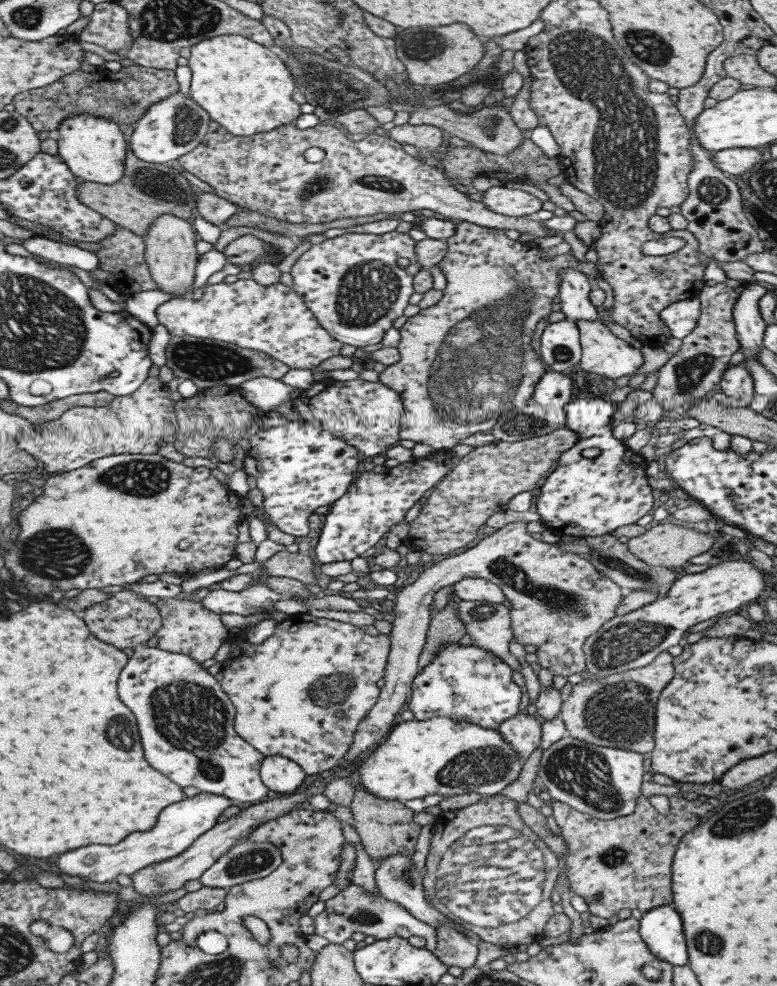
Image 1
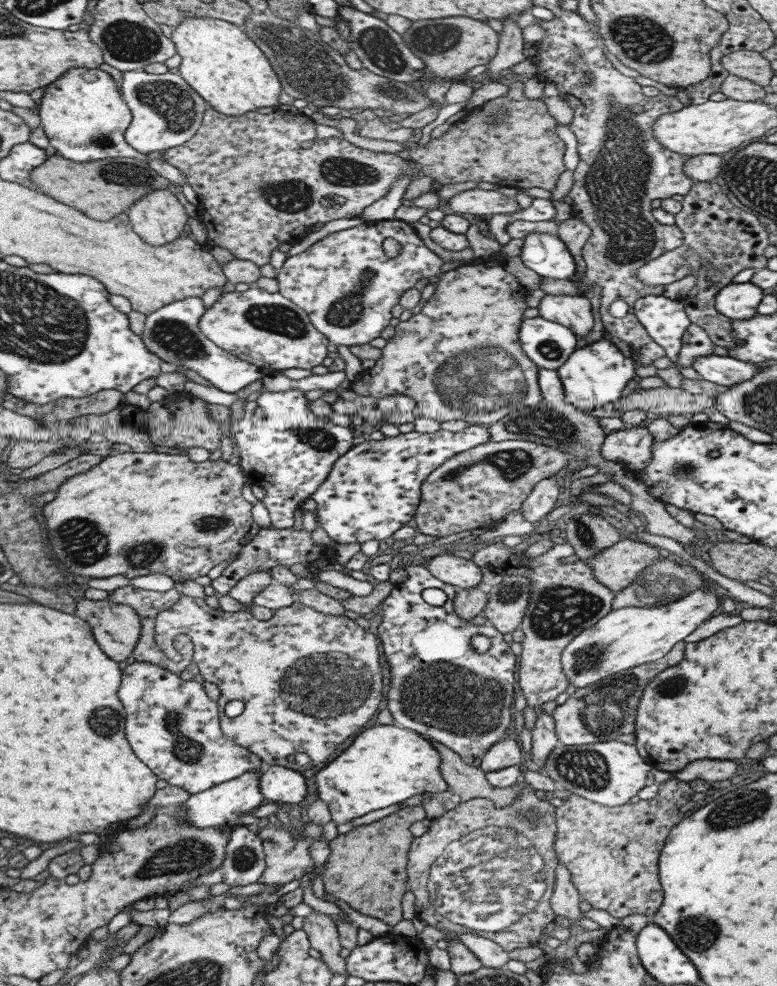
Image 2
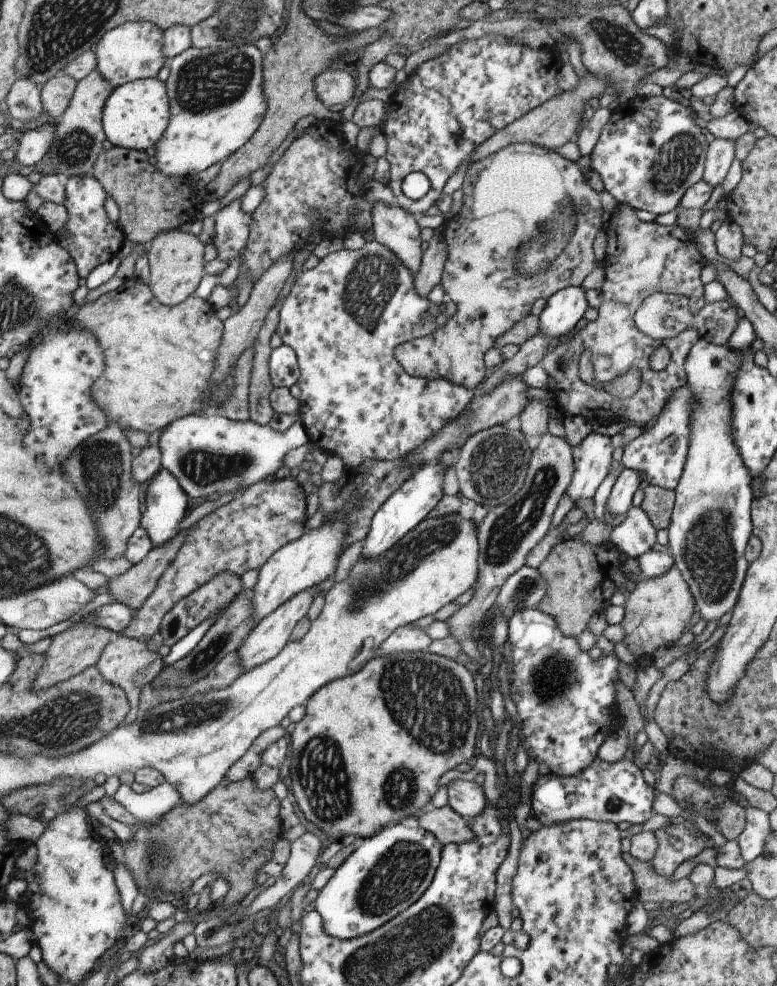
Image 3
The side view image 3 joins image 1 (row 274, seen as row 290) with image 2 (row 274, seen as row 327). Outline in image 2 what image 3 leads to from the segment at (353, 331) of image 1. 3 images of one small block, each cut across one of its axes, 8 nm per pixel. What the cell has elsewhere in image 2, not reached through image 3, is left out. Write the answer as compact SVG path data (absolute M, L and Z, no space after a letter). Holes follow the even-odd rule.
M397 219L375 220L351 228L329 233L311 244L303 252L284 258L275 280L278 293L307 314L309 322L327 341L336 346L363 345L380 335L391 320L391 308L405 290L413 287L418 278L437 275L443 260L429 250L419 239L415 229ZM392 239L400 244L400 254L387 257L383 241Z

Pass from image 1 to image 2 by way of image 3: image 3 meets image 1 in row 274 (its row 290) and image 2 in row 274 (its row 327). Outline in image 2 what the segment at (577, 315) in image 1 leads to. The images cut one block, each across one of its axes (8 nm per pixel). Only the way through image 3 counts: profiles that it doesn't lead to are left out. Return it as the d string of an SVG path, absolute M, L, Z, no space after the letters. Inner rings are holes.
M531 232L522 239L520 259L527 268L540 277L572 280L576 272L575 261L556 234Z

